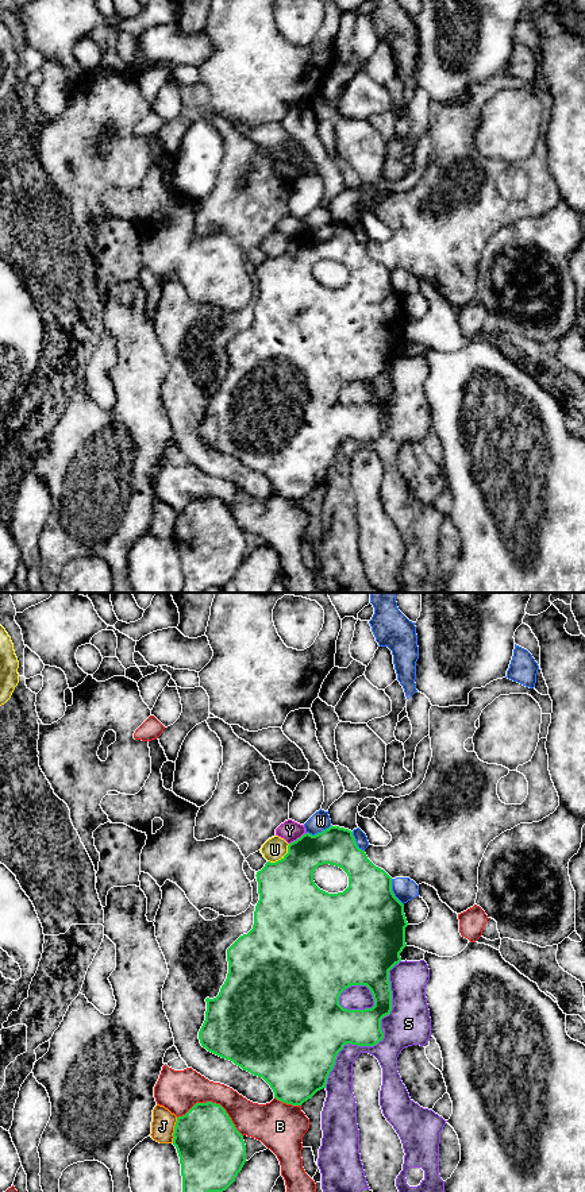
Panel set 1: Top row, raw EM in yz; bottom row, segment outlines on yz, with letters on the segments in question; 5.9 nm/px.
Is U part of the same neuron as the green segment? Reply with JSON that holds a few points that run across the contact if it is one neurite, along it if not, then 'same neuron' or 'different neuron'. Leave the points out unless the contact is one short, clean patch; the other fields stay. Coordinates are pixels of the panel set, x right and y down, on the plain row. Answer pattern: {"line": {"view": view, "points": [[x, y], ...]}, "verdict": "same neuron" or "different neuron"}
{"verdict": "different neuron"}

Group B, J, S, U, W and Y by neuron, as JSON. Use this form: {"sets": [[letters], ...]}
{"sets": [["B"], ["J", "W"], ["S"], ["U"], ["Y"]]}

